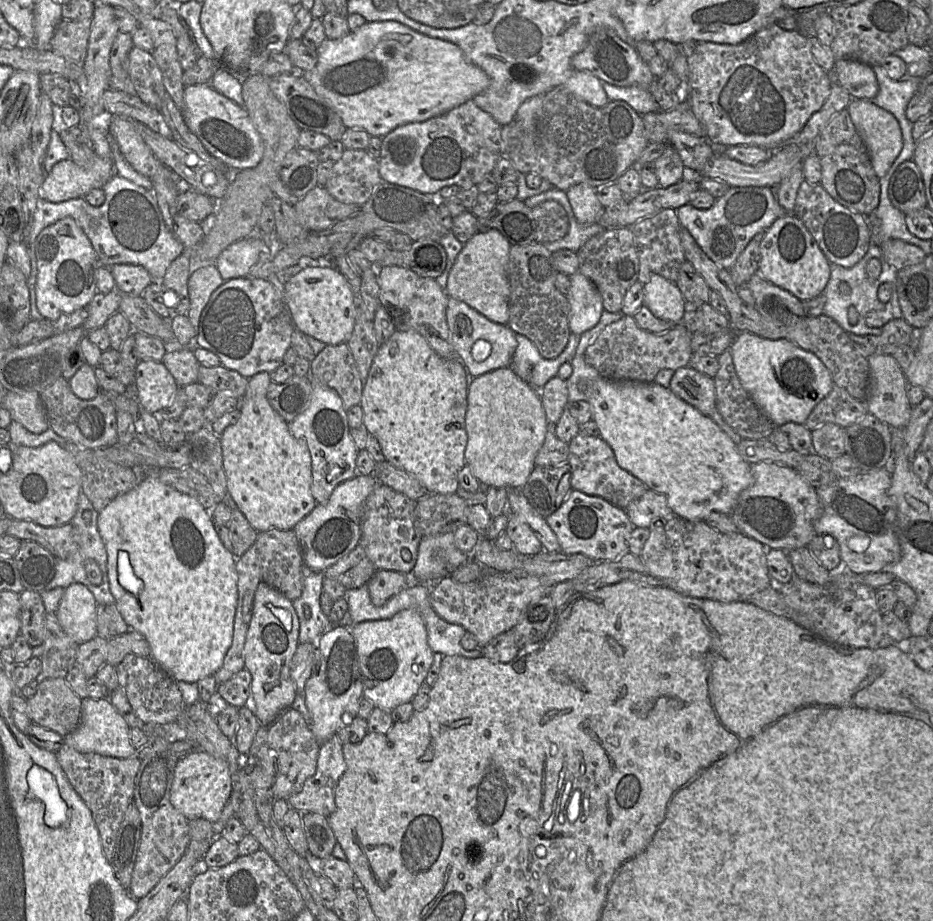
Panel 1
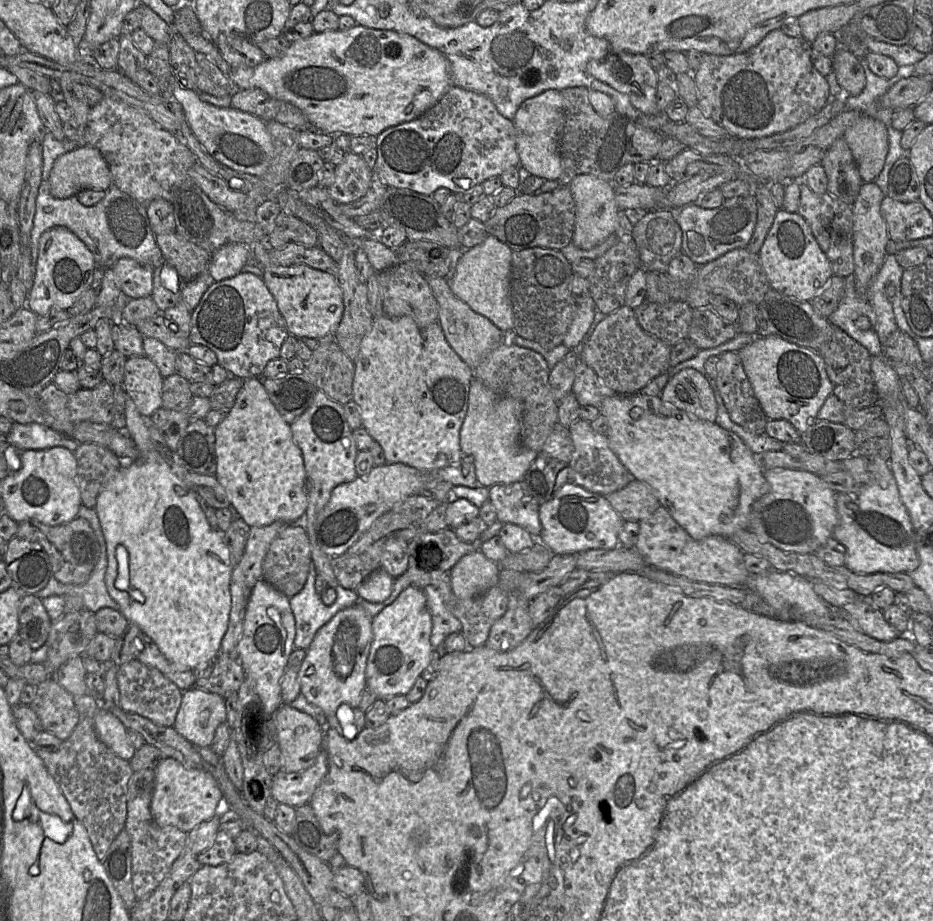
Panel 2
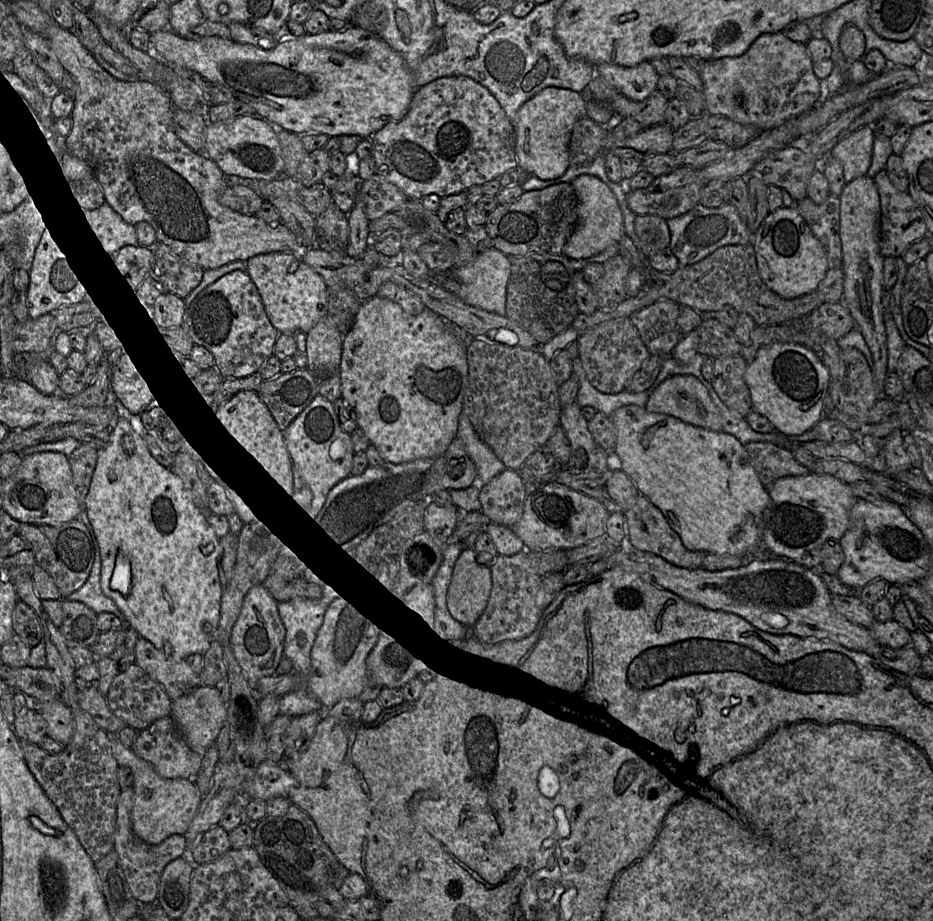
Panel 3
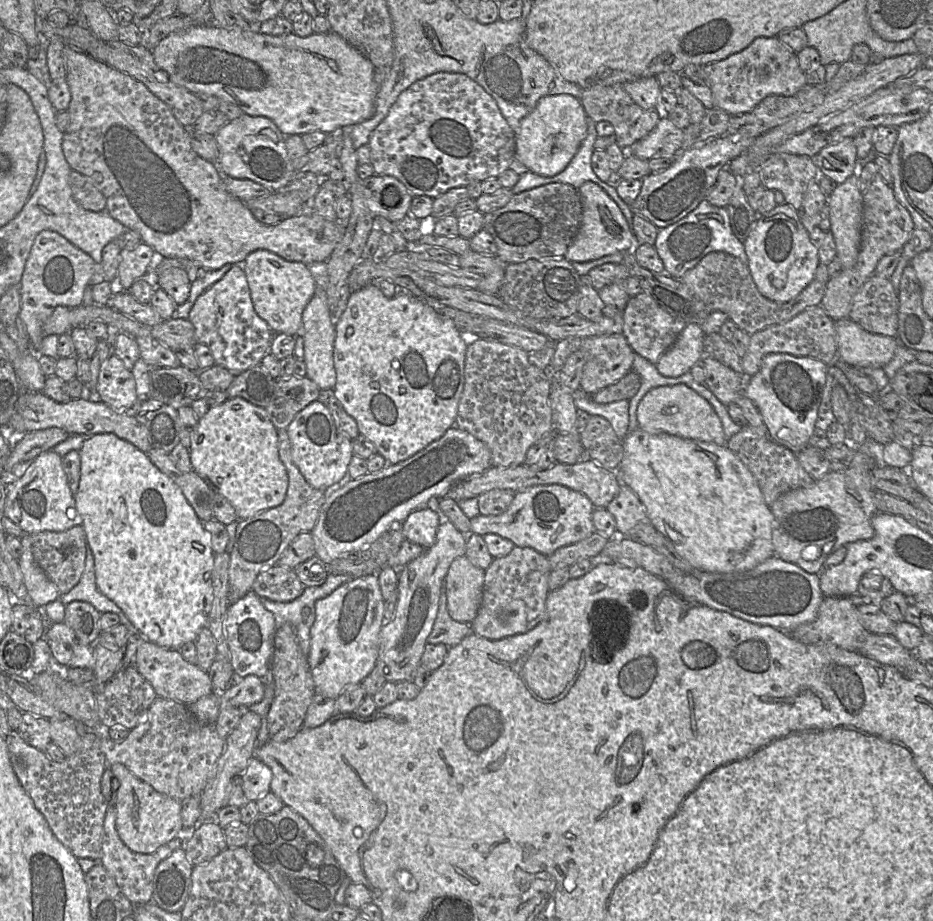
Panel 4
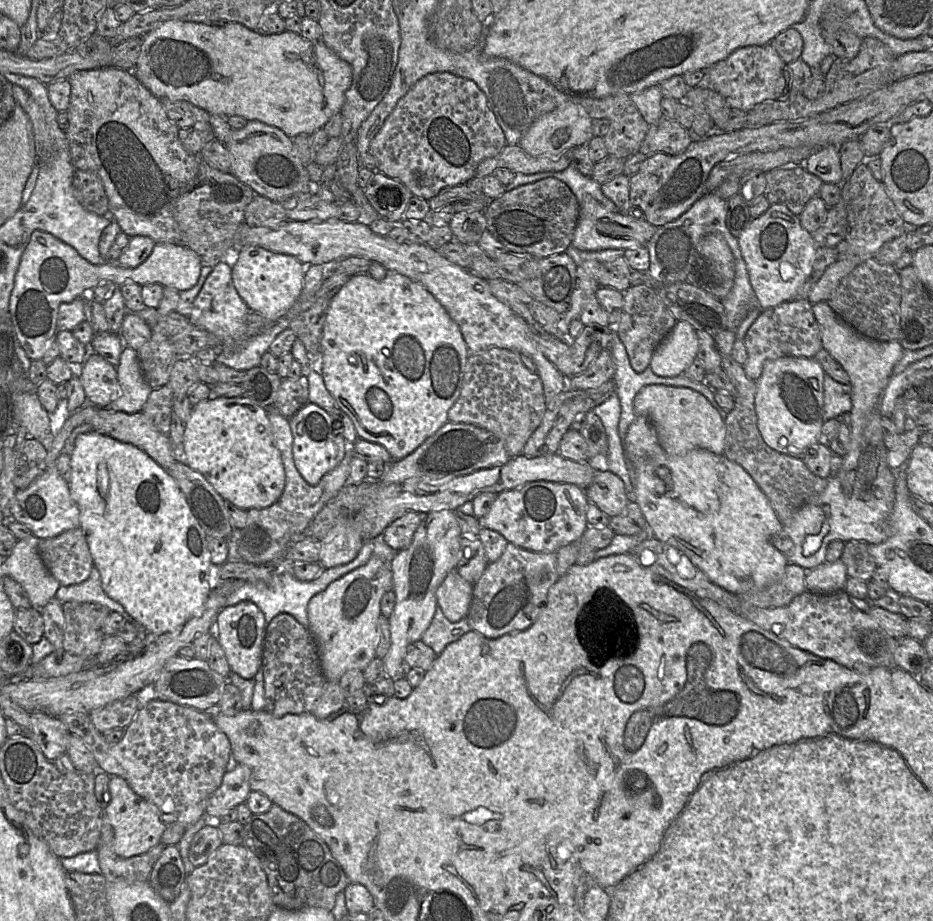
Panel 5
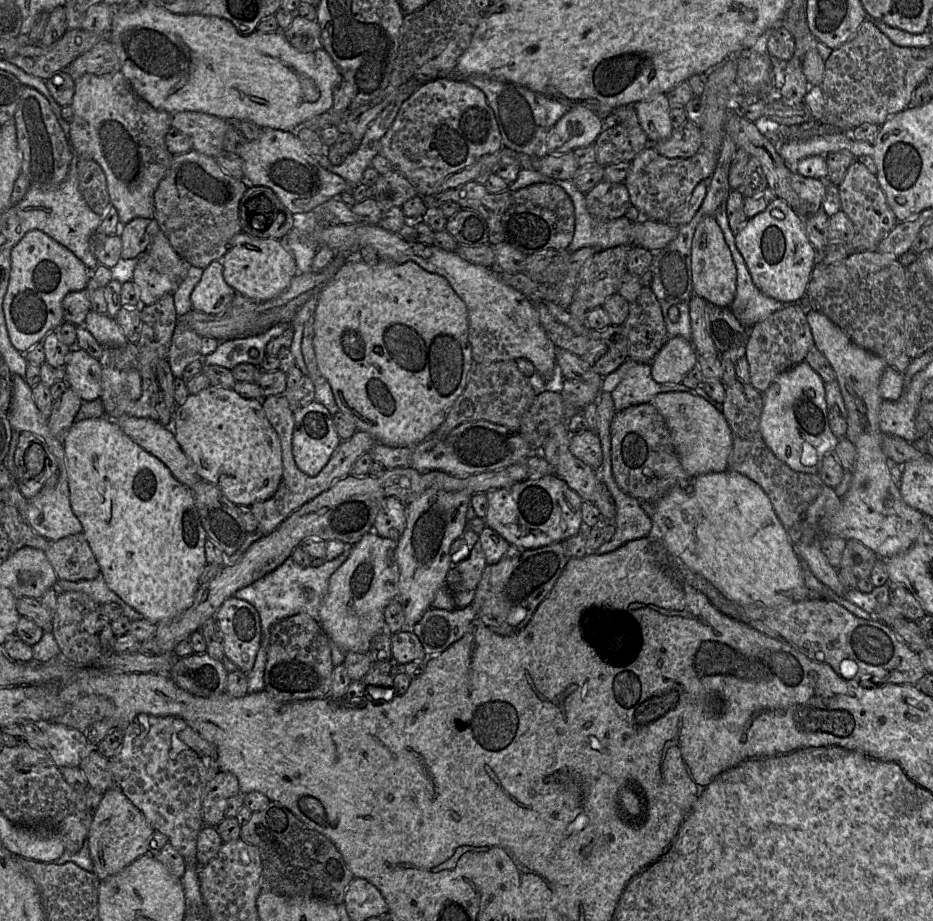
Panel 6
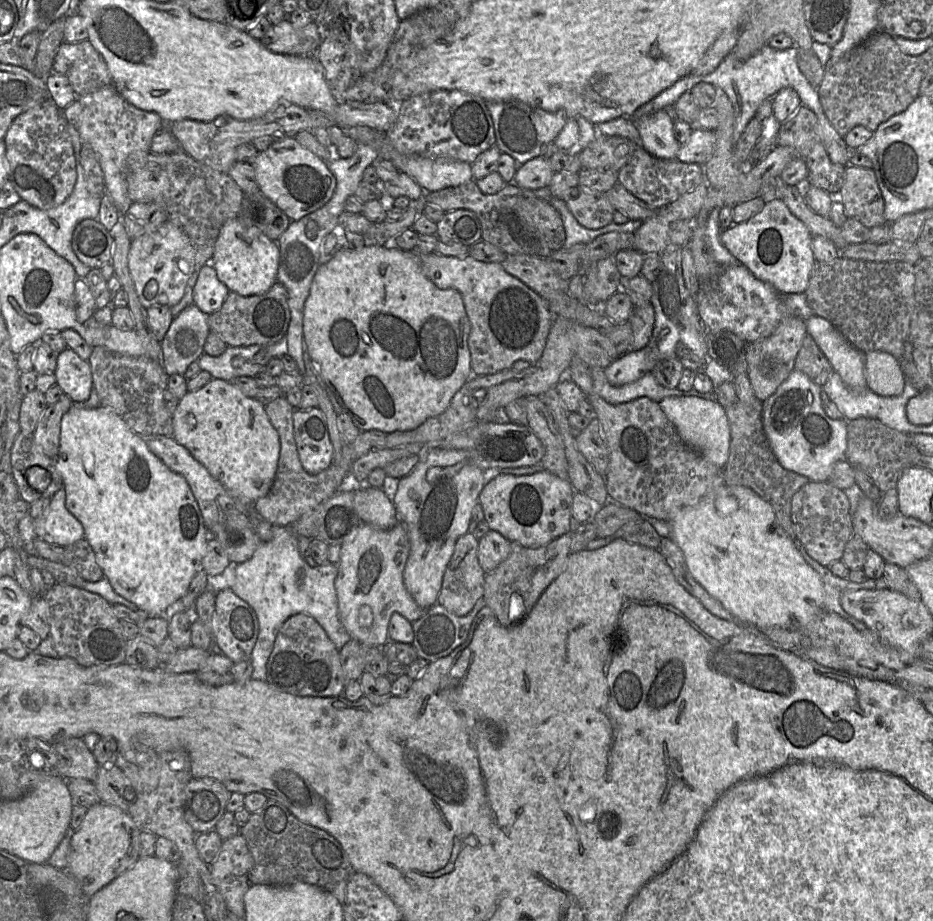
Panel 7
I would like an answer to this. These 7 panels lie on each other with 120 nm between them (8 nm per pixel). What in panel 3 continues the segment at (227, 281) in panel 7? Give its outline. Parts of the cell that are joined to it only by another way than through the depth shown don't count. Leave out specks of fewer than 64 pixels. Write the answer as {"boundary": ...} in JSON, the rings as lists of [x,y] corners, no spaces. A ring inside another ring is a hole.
{"boundary":[[[262,253],[246,263],[246,272],[258,289],[265,312],[280,333],[307,333],[327,315],[328,287],[321,275],[303,262],[301,253]]]}

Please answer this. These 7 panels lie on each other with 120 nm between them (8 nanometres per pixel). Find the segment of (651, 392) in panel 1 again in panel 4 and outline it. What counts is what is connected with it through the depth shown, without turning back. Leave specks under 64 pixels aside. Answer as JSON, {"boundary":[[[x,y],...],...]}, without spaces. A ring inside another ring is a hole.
{"boundary":[[[640,428],[628,432],[622,440],[622,445],[623,458],[616,469],[618,477],[621,482],[626,484],[640,499],[646,508],[647,516],[653,526],[673,544],[677,553],[696,570],[712,573],[742,572],[753,569],[774,555],[772,543],[774,516],[770,506],[766,504],[756,478],[726,445],[720,446],[711,442],[685,439],[666,433],[650,434]]]}

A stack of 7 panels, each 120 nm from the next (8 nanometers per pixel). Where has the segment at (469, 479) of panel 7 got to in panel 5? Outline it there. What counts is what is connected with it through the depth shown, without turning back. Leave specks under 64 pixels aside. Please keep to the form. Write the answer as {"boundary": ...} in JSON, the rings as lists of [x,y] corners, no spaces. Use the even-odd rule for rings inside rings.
{"boundary":[[[433,511],[424,519],[414,533],[408,548],[399,550],[390,562],[395,606],[388,618],[391,646],[382,658],[387,677],[396,681],[405,677],[403,663],[409,644],[422,638],[434,616],[437,599],[436,590],[445,577],[456,569],[460,559],[462,532],[455,511]]]}

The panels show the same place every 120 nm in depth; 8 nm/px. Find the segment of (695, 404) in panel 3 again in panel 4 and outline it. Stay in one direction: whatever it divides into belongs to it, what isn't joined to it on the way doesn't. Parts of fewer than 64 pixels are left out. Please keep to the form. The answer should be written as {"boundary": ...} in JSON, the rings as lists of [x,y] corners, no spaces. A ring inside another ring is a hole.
{"boundary":[[[685,384],[657,386],[650,389],[637,407],[639,428],[650,434],[670,434],[685,439],[725,445],[722,423],[711,404]]]}

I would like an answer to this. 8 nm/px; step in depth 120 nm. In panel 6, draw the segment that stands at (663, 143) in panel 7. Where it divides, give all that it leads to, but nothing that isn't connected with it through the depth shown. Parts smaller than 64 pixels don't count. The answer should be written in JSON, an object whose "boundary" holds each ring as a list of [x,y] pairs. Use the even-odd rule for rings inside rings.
{"boundary":[[[666,93],[656,94],[633,106],[649,143],[666,140],[671,136],[674,127],[670,119],[671,104]]]}

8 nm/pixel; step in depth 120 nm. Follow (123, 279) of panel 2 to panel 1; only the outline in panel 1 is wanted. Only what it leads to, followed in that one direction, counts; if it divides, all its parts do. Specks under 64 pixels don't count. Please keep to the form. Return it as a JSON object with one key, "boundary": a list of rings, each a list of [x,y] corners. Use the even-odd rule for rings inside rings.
{"boundary":[[[118,263],[110,266],[110,269],[116,288],[122,294],[139,296],[154,281],[148,270],[138,264]]]}

